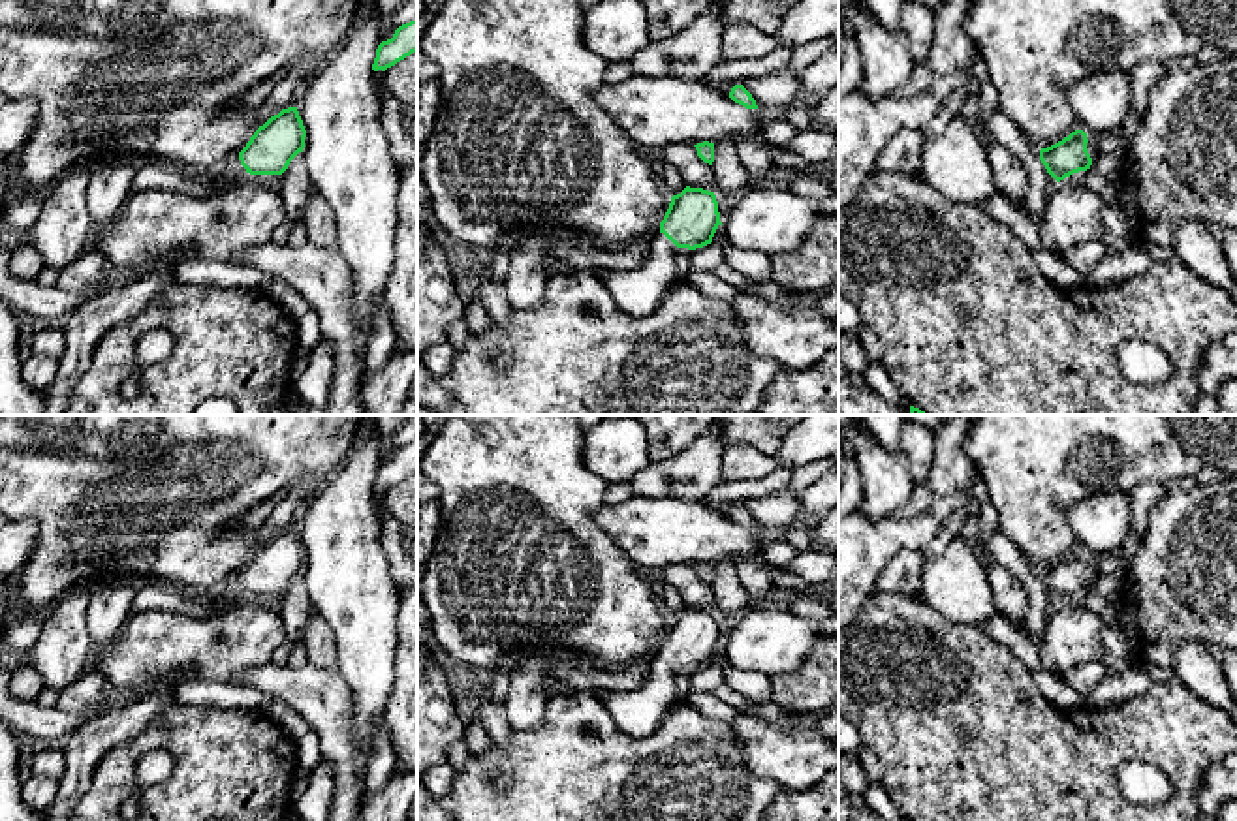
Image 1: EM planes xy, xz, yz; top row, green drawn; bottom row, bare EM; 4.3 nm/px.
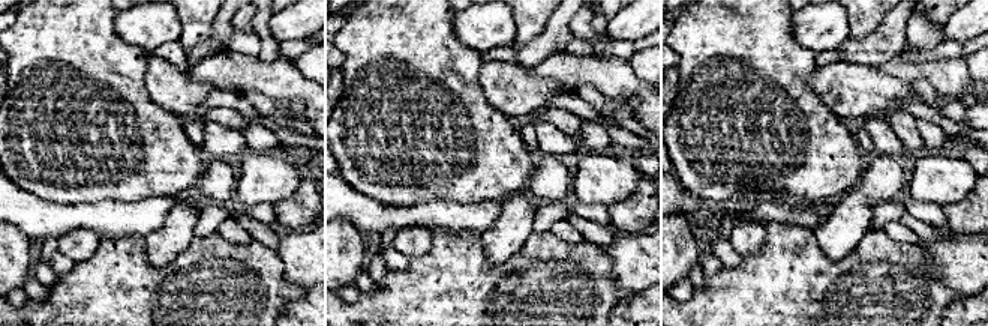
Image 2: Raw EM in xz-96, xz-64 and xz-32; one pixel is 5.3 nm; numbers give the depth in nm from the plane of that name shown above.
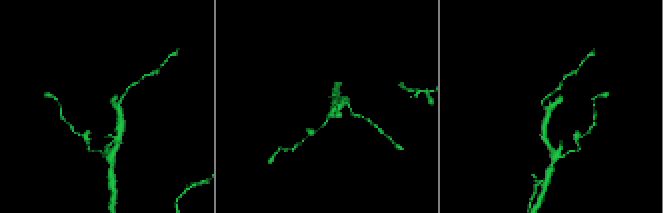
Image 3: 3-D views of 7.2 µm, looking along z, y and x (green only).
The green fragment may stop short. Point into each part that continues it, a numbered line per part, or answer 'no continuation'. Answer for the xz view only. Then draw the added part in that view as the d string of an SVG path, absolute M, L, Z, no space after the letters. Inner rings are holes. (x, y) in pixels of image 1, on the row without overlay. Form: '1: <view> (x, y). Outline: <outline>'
1: xz (636, 712). Outline: M656 654L647 661L649 674L641 686L598 695L617 727L634 740L650 735L660 720L681 701L675 682L679 669L664 654Z

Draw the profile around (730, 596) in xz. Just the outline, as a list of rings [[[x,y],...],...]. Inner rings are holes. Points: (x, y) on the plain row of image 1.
[[[735,560],[714,562],[714,603],[718,612],[737,612],[746,611],[750,596],[741,584],[735,569]]]

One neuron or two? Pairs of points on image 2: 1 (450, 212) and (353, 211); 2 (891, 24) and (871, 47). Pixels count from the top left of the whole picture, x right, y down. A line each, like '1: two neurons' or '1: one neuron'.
1: one neuron
2: one neuron

